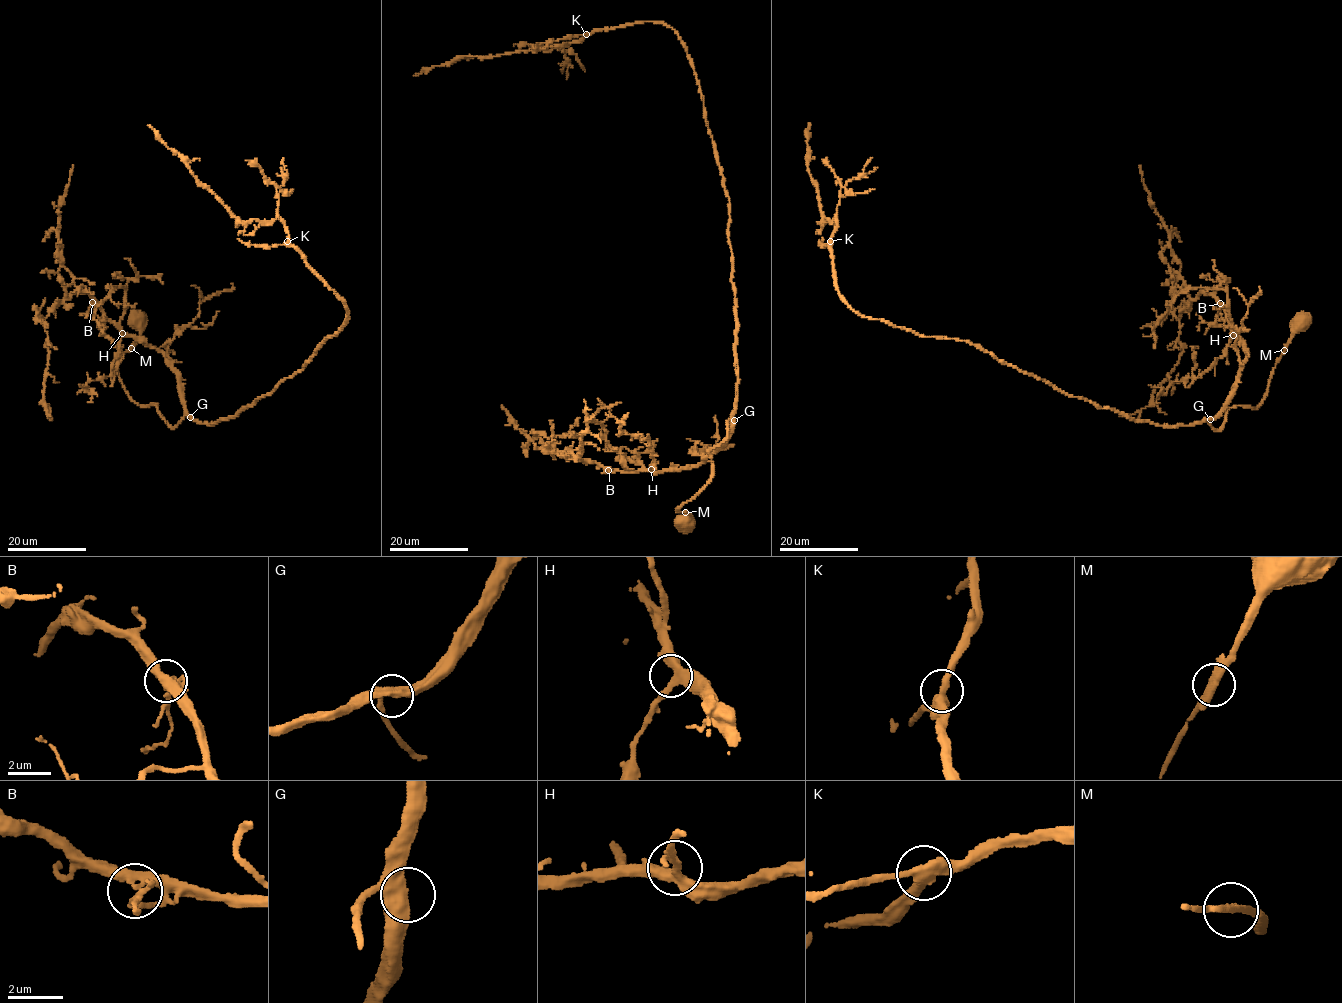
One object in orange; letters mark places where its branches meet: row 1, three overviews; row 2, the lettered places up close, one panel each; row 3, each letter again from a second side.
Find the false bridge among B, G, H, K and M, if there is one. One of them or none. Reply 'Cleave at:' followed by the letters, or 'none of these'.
Cleave at: M

